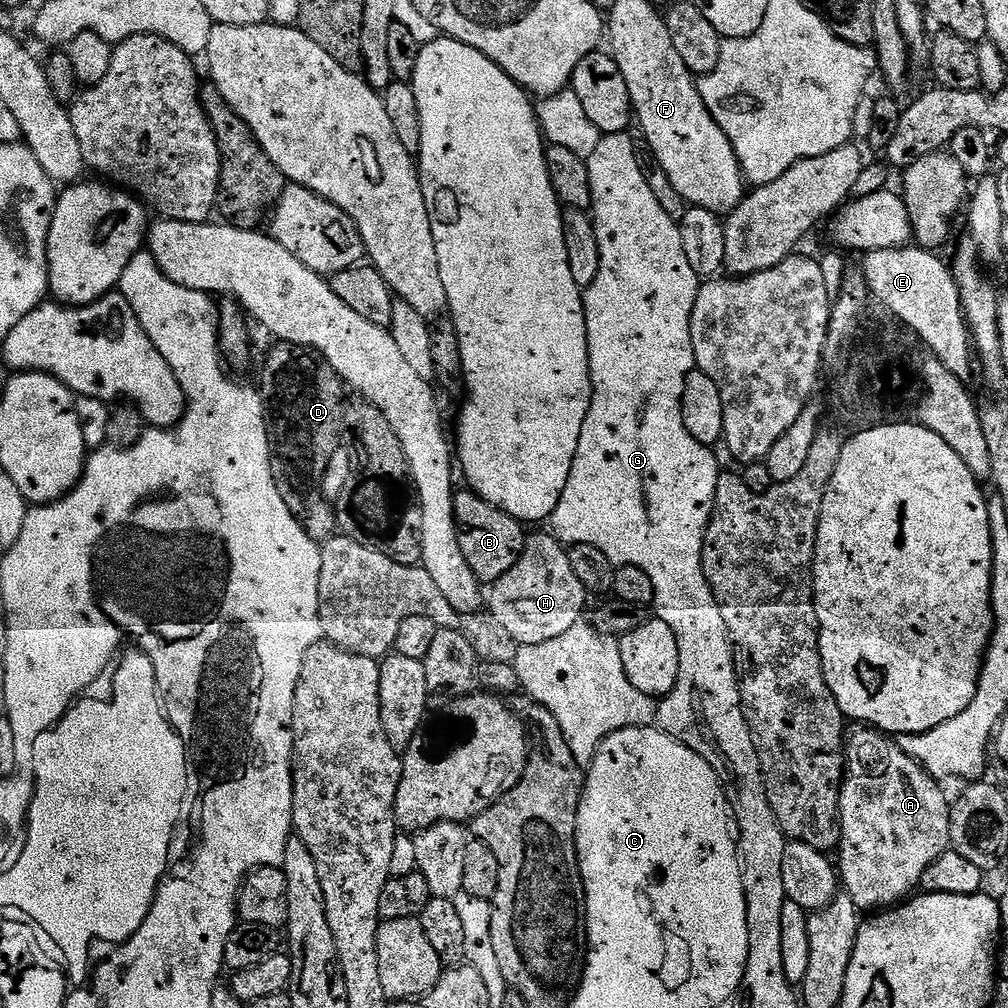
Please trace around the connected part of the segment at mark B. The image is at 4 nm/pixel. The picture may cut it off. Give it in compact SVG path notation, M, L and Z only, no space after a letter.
M471 490L456 492L454 514L456 527L460 529L458 542L462 546L462 554L466 554L466 562L470 562L470 570L479 578L481 585L491 586L506 574L518 562L524 553L526 543L525 525L515 520L510 514L490 506L482 497Z

